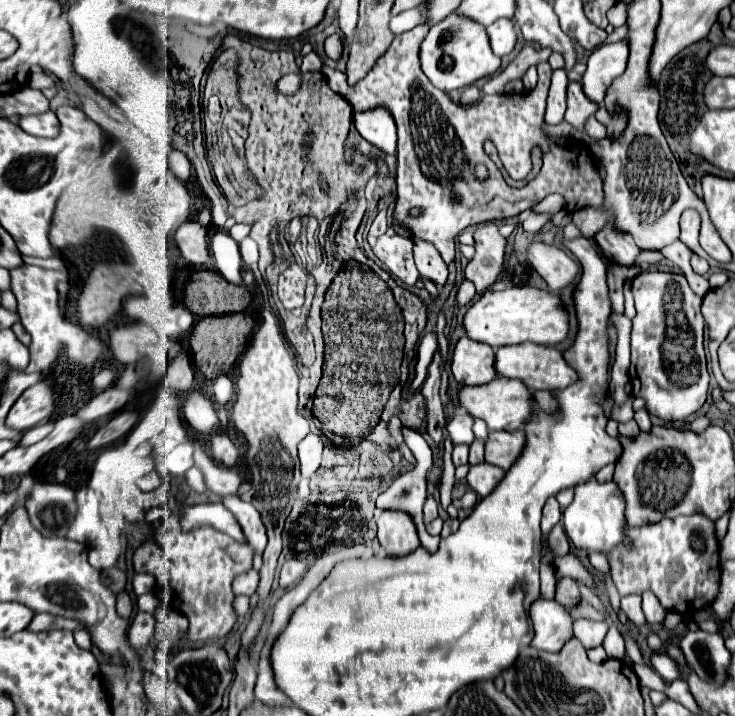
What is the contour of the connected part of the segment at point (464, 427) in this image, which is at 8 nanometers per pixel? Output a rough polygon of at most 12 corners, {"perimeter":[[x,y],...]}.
{"perimeter":[[465,410],[449,418],[445,432],[453,444],[471,444],[473,416]]}

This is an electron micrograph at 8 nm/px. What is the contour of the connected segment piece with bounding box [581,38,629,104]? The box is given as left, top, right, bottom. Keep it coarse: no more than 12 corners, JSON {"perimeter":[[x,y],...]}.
{"perimeter":[[627,38],[589,56],[581,84],[603,104],[609,84],[625,72]]}

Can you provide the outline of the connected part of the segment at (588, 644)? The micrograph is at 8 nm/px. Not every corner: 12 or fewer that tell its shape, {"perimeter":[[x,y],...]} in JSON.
{"perimeter":[[579,618],[573,630],[585,648],[603,644],[609,624]]}

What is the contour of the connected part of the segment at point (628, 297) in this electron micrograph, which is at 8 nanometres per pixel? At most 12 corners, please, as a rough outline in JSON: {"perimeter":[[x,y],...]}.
{"perimeter":[[631,281],[623,286],[625,297],[624,315],[630,320],[636,314]]}

